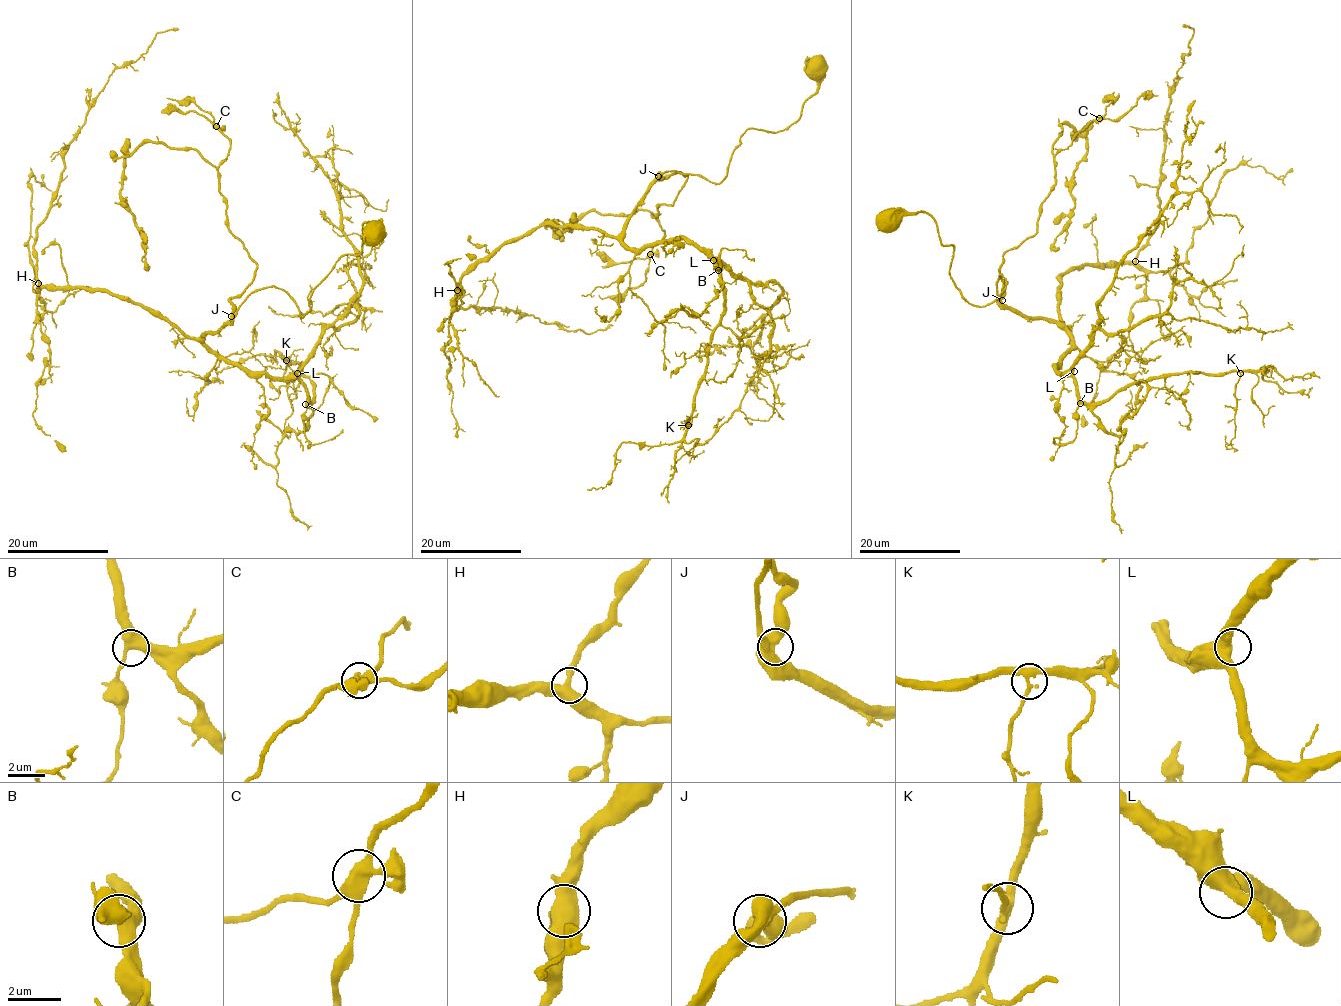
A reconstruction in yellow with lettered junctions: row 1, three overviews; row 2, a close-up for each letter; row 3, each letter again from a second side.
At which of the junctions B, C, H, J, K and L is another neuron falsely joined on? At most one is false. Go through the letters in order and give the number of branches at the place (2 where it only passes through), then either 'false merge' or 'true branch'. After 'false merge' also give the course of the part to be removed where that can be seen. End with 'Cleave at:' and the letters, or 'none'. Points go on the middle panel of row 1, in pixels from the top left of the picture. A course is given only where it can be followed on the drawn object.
B: 3 | true branch
C: 4 | true branch
H: 3 | true branch
J: 3 | true branch
K: 3 | true branch
L: 3 | true branch
Cleave at: none

